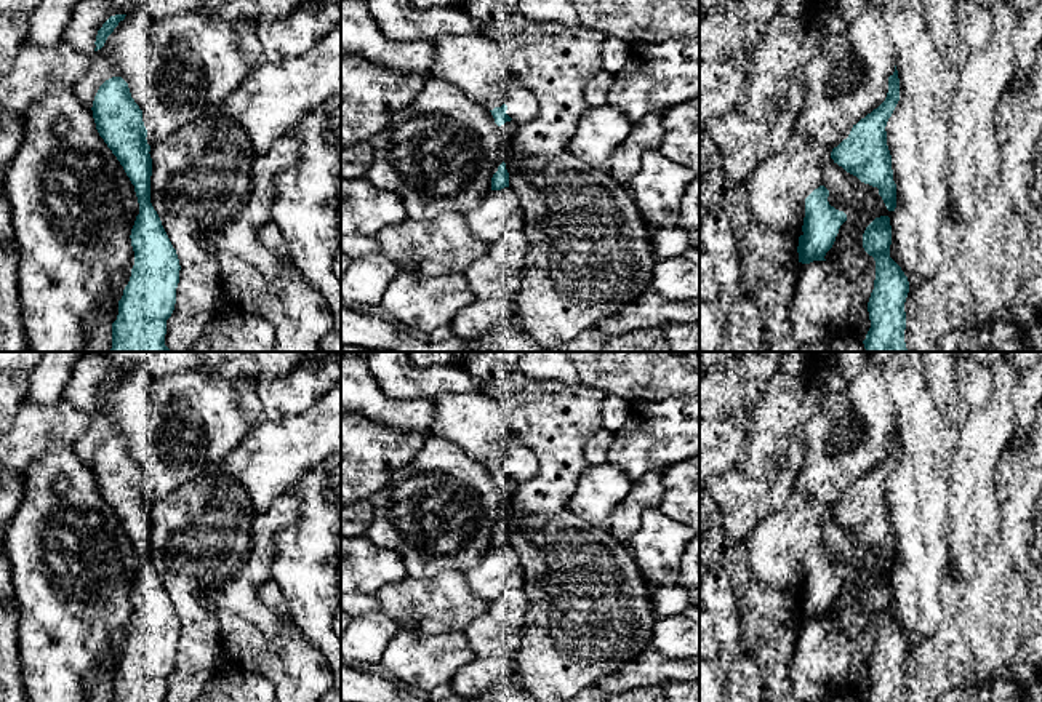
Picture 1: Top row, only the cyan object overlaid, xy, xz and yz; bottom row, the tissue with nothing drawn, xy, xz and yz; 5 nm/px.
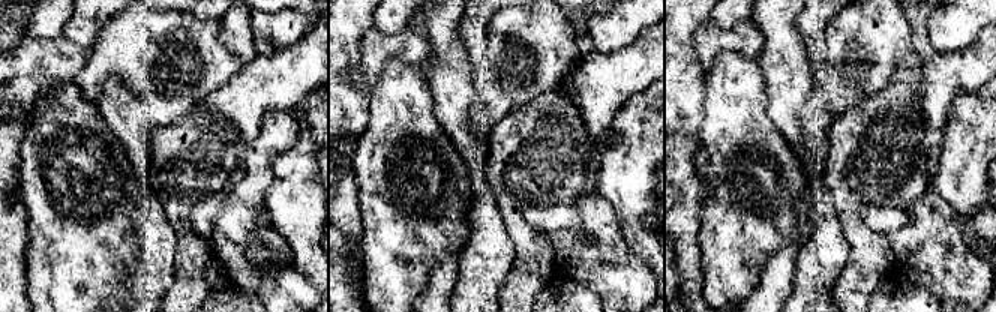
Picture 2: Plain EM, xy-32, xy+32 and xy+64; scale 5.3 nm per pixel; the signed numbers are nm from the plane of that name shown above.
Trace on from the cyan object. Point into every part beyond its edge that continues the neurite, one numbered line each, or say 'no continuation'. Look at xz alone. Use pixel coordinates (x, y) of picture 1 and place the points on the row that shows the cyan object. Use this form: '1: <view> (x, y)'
no continuation

